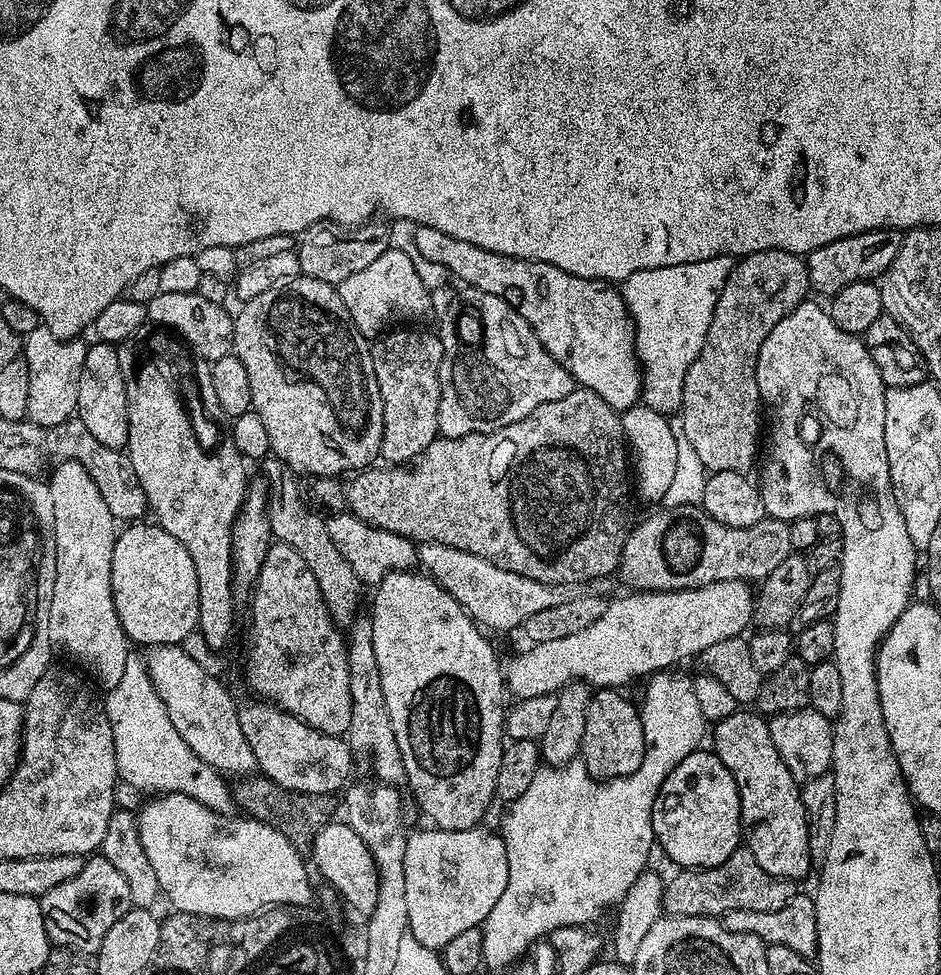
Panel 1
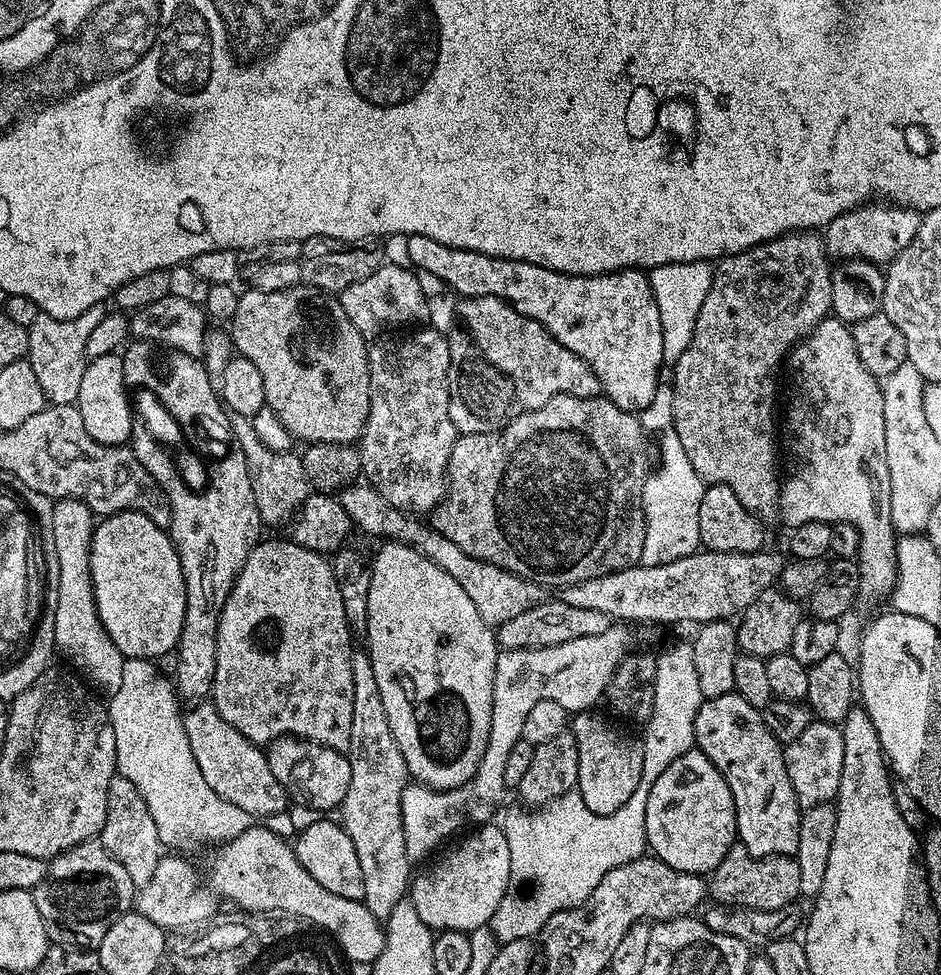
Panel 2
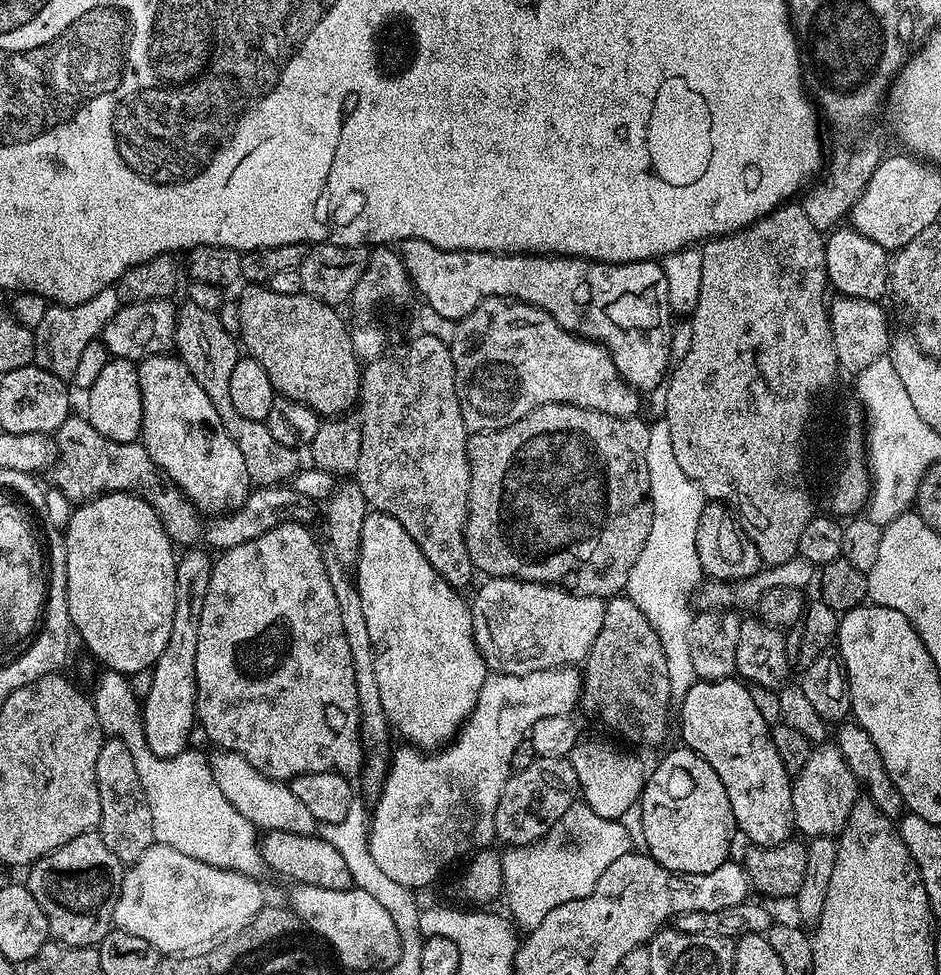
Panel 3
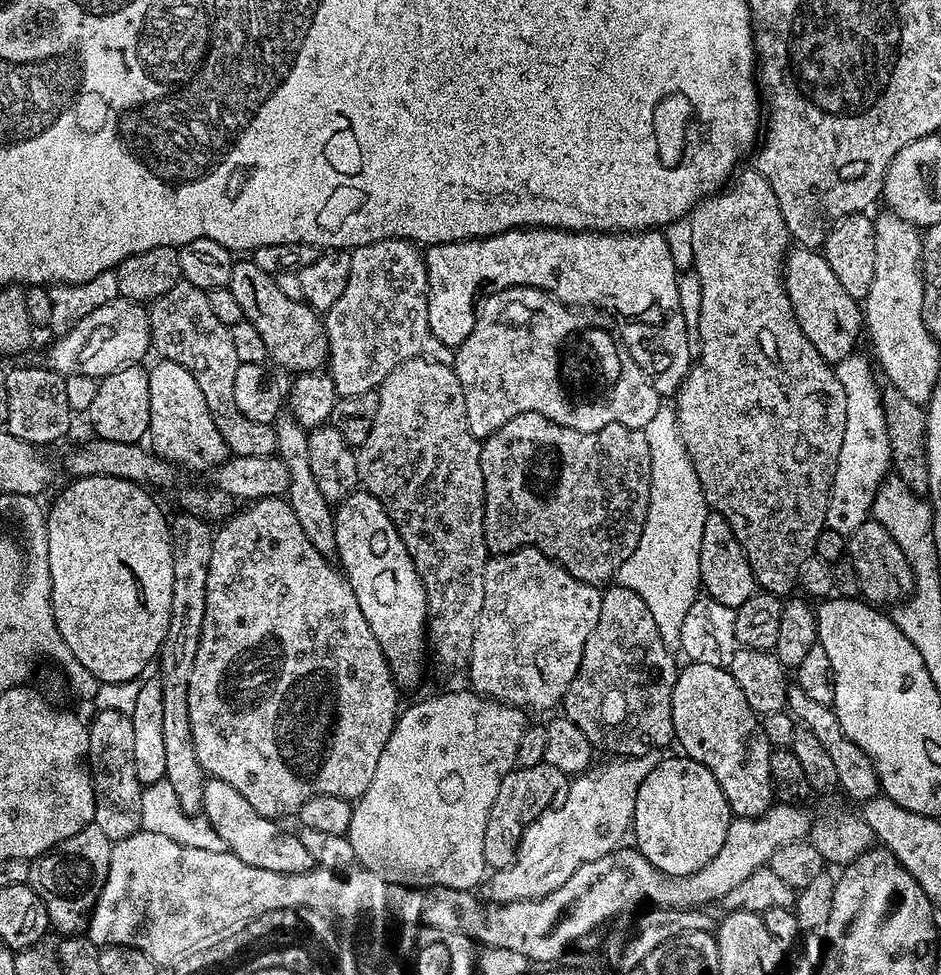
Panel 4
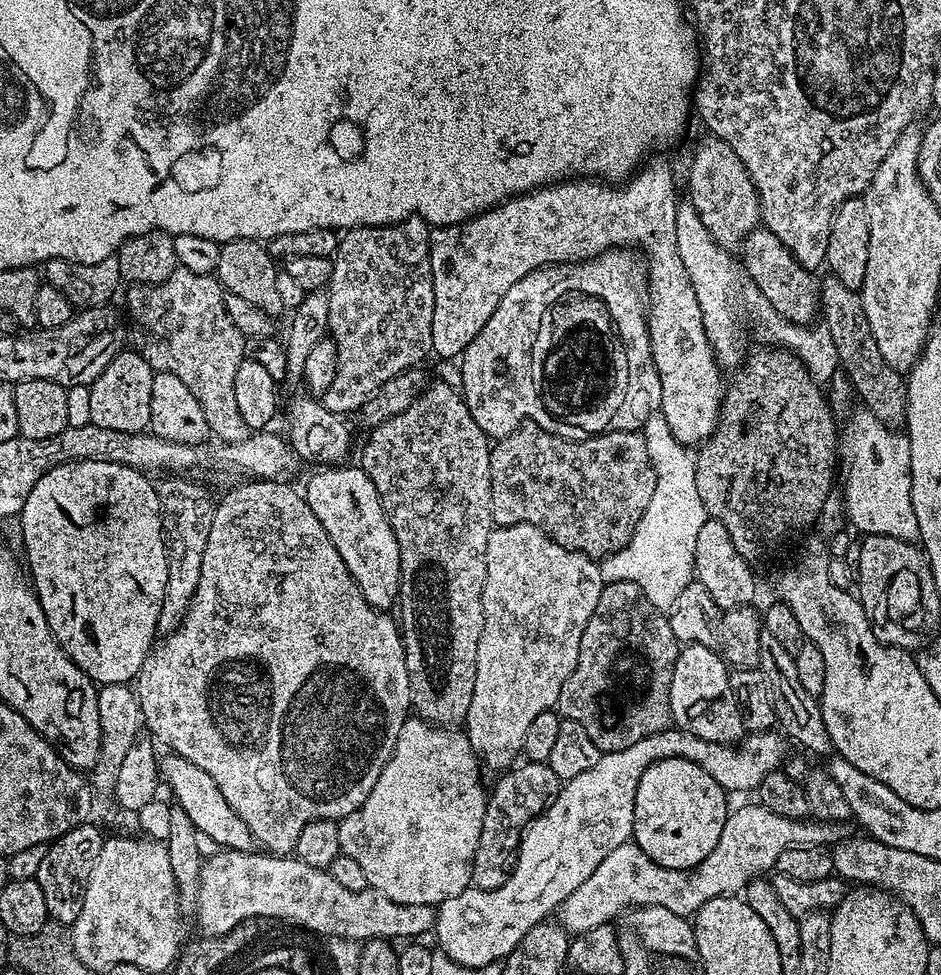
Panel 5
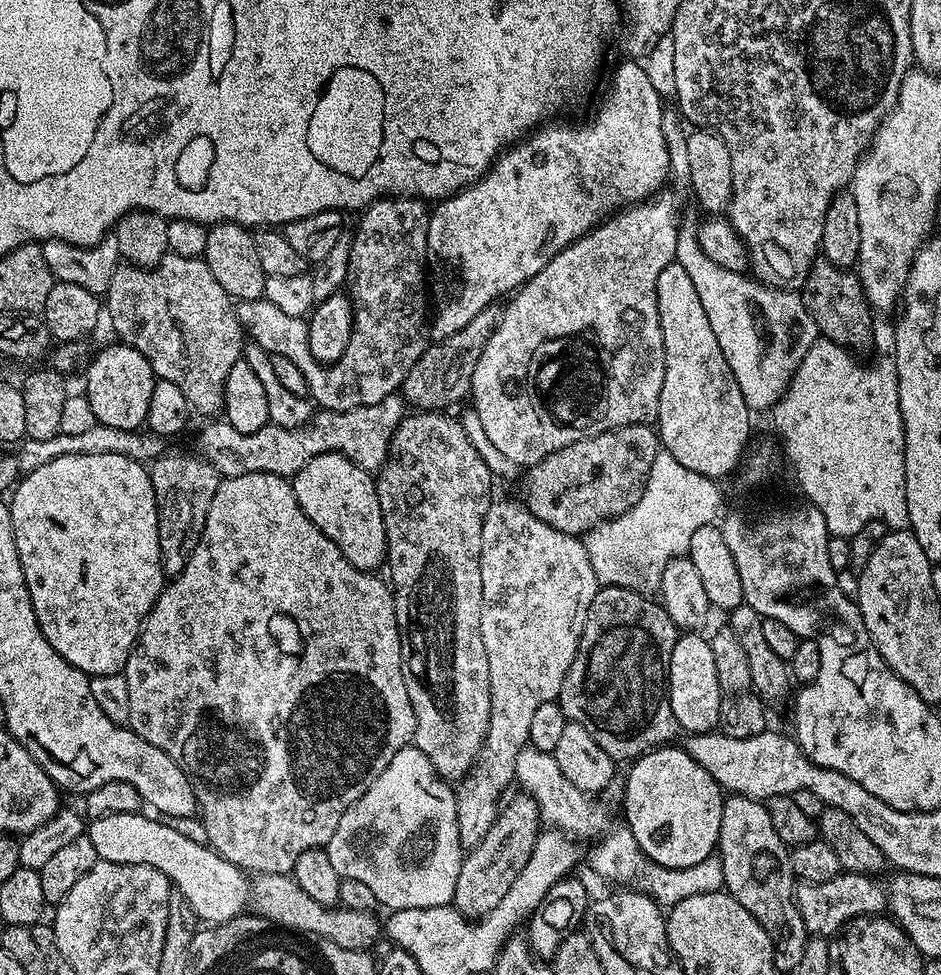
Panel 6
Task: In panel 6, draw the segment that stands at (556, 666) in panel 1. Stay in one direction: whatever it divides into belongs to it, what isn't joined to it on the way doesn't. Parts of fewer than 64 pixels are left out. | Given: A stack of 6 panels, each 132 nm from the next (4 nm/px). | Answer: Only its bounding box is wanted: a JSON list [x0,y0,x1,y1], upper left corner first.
[326,746,466,910]

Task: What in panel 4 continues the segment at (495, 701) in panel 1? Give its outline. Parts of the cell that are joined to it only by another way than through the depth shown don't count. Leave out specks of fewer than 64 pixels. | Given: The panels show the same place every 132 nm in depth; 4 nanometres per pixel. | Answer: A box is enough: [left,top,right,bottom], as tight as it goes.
[335,490,428,689]

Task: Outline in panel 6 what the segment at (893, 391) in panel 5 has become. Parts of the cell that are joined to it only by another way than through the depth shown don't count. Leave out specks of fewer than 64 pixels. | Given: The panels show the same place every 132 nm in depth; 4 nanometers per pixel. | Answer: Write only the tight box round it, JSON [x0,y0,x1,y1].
[802,258,873,350]

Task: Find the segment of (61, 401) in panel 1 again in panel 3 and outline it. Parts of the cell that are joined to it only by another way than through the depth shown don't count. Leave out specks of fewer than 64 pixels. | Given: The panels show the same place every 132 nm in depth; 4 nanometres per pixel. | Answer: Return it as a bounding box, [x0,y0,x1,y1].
[34,286,122,381]

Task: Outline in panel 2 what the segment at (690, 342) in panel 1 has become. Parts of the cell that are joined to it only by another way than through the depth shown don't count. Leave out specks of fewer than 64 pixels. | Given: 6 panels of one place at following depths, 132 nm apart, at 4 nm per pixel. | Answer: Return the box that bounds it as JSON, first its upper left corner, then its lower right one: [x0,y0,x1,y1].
[648,260,713,362]

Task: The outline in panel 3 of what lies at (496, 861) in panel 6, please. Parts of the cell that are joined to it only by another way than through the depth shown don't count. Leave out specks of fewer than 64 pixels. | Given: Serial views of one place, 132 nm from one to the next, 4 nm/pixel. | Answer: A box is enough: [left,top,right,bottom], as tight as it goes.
[494,756,578,846]

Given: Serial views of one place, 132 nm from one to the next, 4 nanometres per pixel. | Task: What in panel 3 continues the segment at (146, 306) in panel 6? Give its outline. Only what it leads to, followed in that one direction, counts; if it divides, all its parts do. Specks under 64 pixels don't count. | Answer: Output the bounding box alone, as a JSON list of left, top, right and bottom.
[174,302,302,486]

